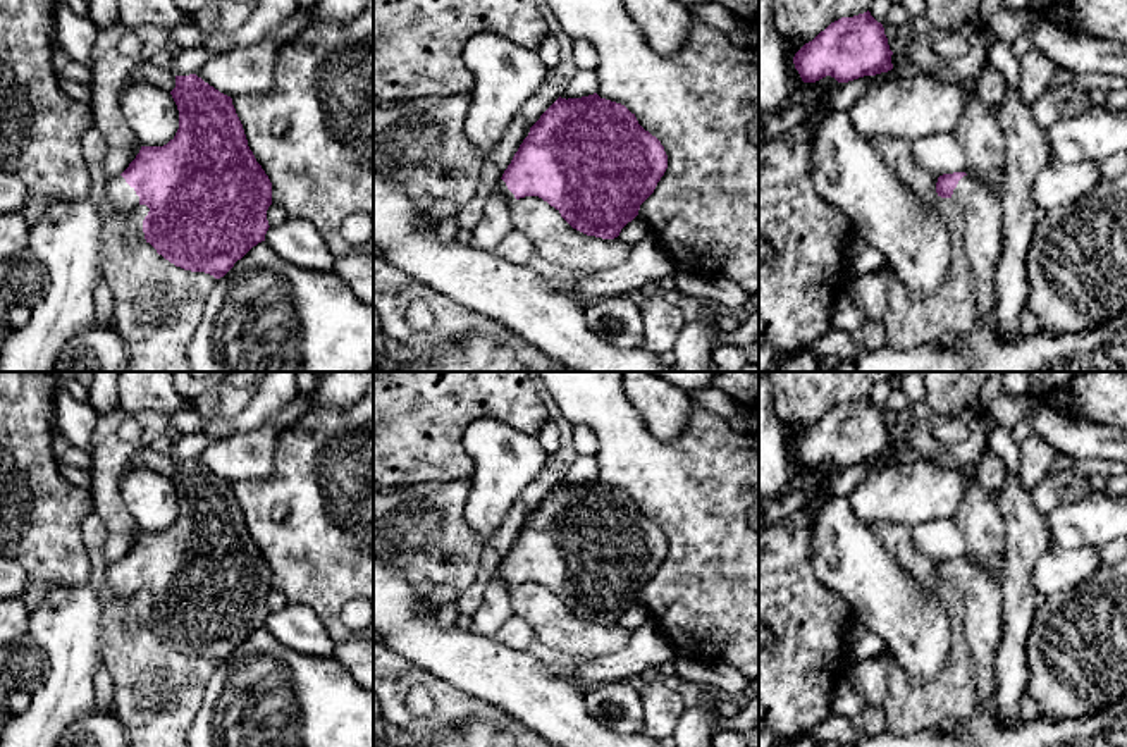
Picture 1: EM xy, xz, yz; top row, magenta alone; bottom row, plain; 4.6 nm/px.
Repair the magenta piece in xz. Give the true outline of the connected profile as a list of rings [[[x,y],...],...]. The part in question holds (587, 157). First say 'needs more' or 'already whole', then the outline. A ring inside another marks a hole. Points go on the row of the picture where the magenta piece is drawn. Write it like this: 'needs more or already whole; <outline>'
needs more; [[[597,93],[568,100],[559,96],[530,127],[497,188],[508,205],[539,196],[573,229],[614,239],[638,215],[640,205],[654,193],[666,169],[664,146],[625,105]]]

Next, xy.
needs more; [[[196,74],[176,76],[170,91],[179,110],[179,129],[163,146],[141,146],[136,158],[117,177],[108,179],[105,194],[117,212],[131,212],[139,205],[150,208],[139,220],[129,215],[124,236],[129,246],[145,238],[165,260],[191,272],[224,277],[253,246],[265,241],[268,231],[267,210],[272,205],[272,182],[248,146],[243,124],[232,98],[220,93]]]

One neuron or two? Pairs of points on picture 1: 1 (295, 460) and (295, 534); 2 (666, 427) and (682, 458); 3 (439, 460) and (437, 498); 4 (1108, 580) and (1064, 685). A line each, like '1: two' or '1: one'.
1: one
2: two
3: two
4: one

